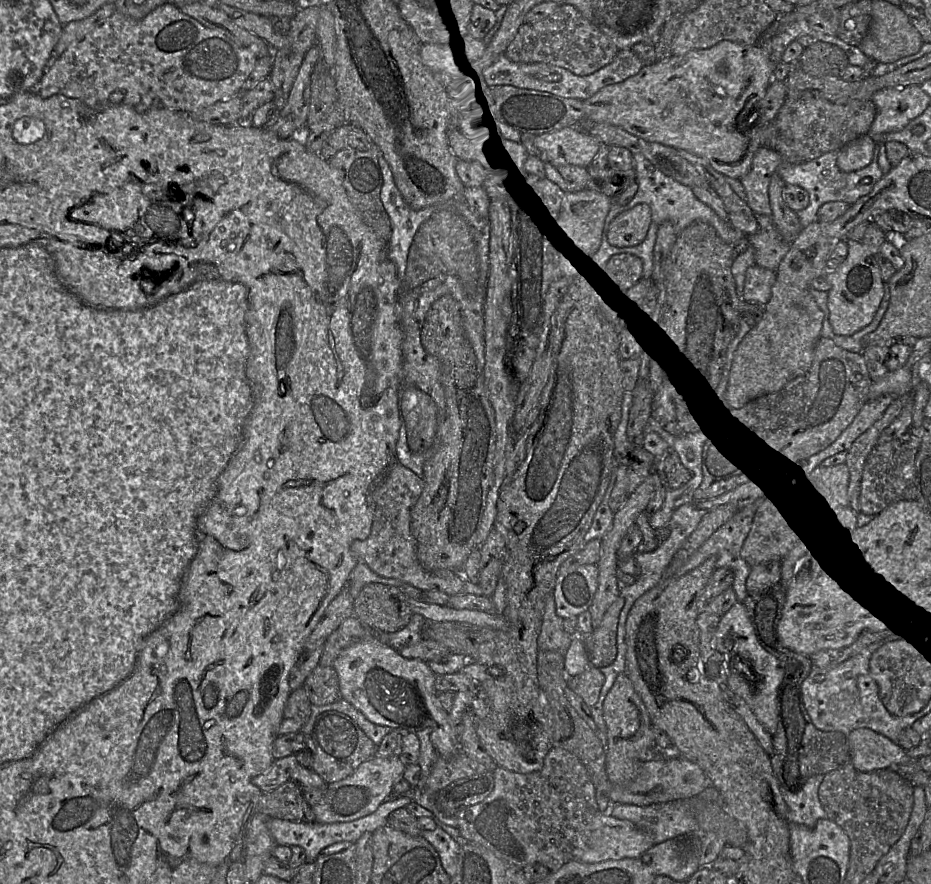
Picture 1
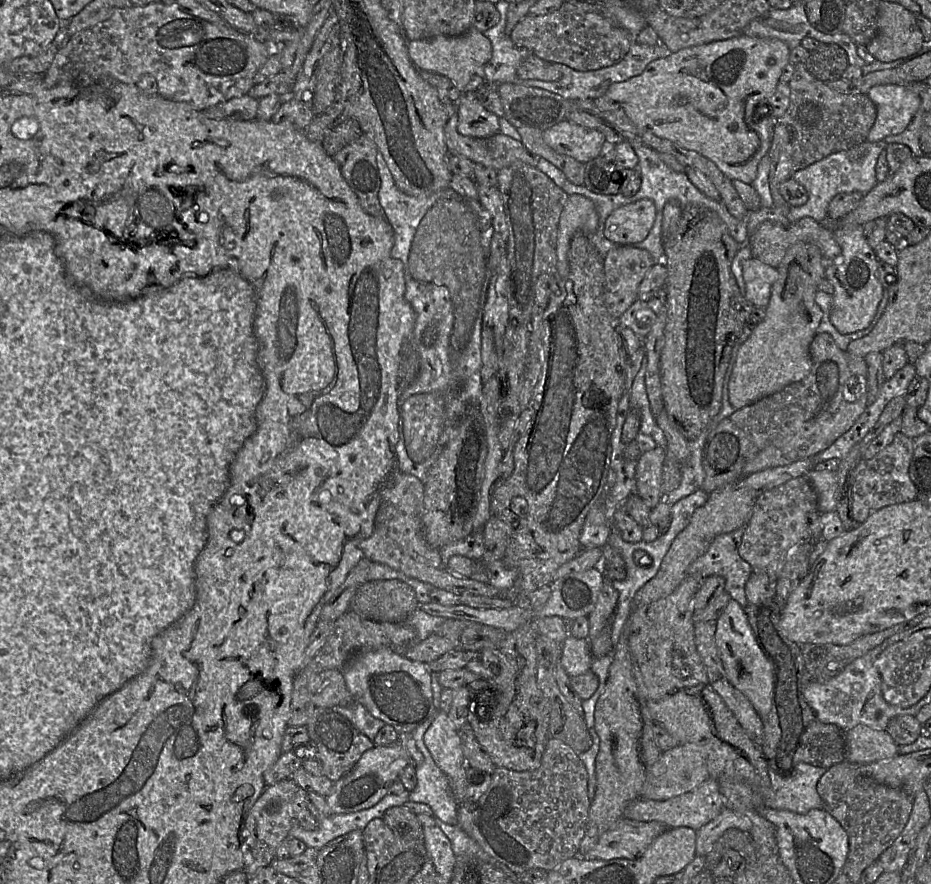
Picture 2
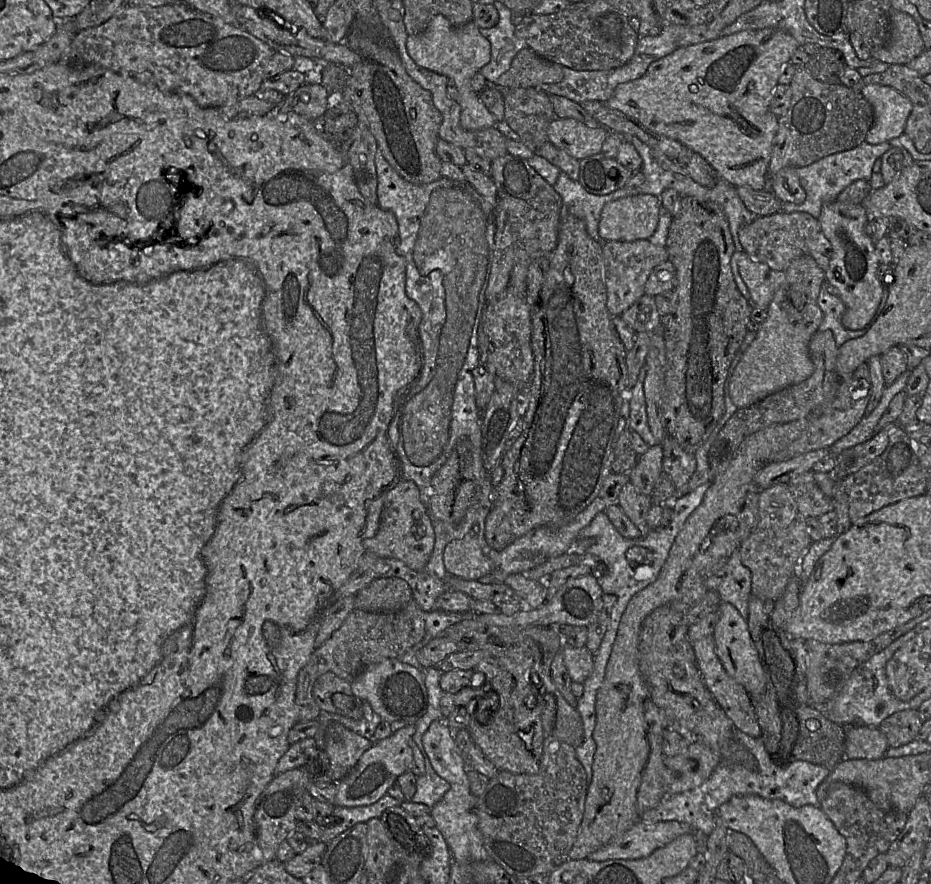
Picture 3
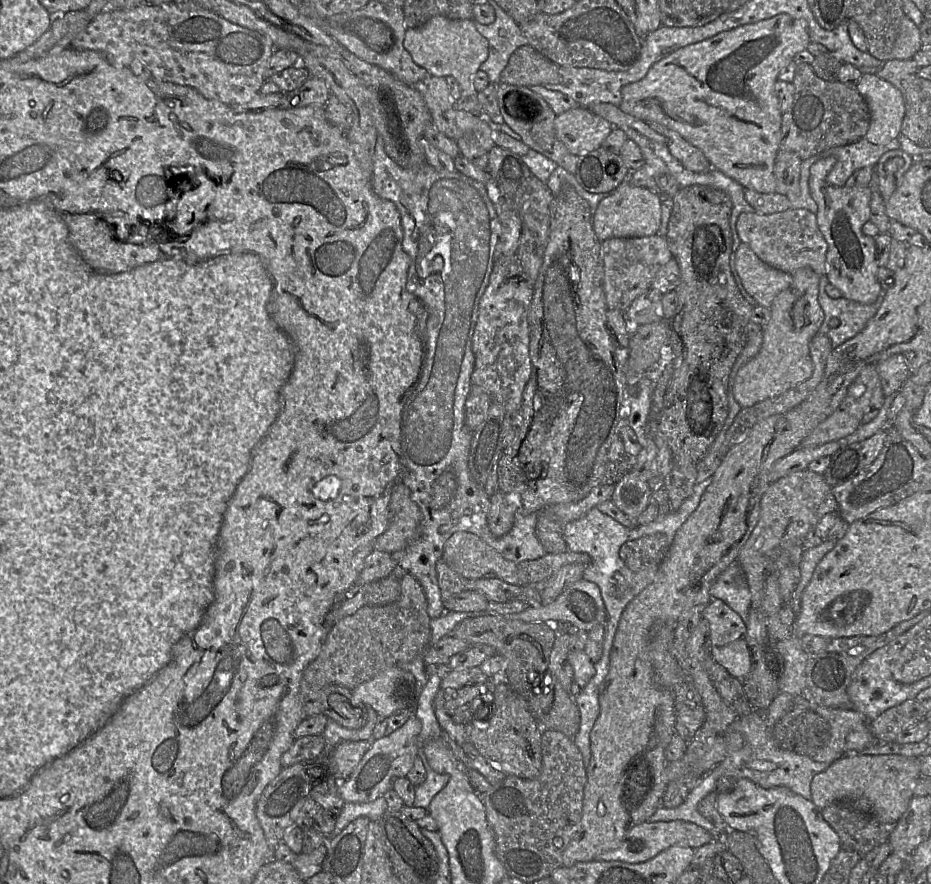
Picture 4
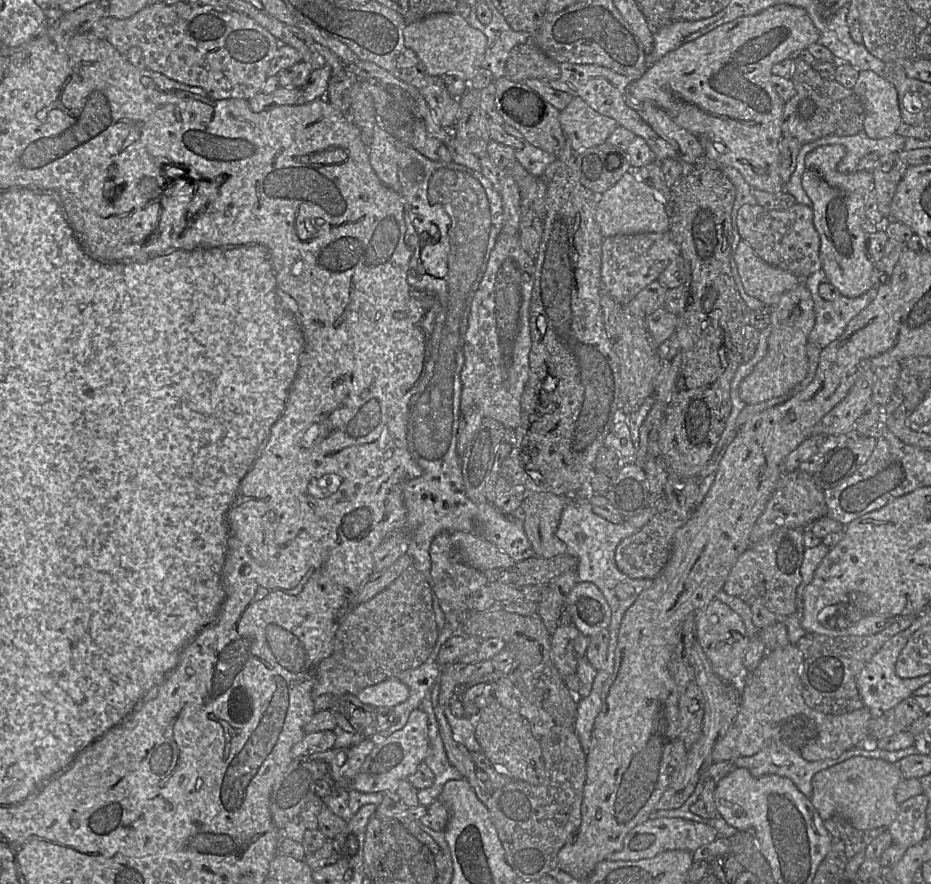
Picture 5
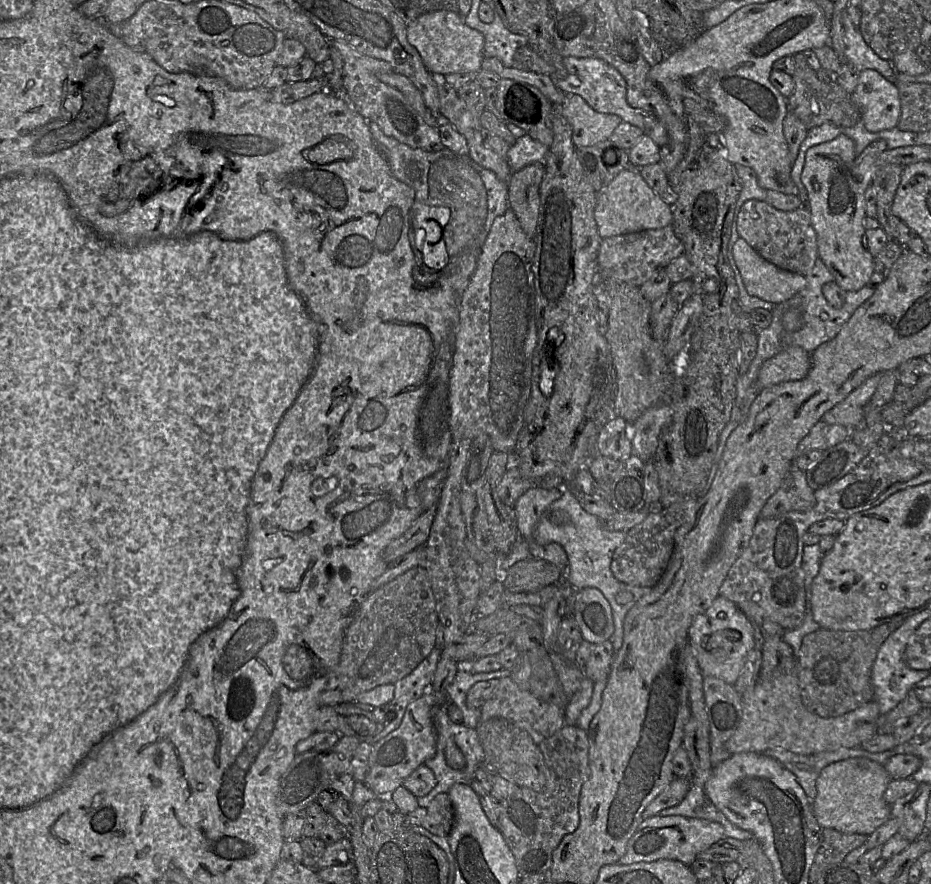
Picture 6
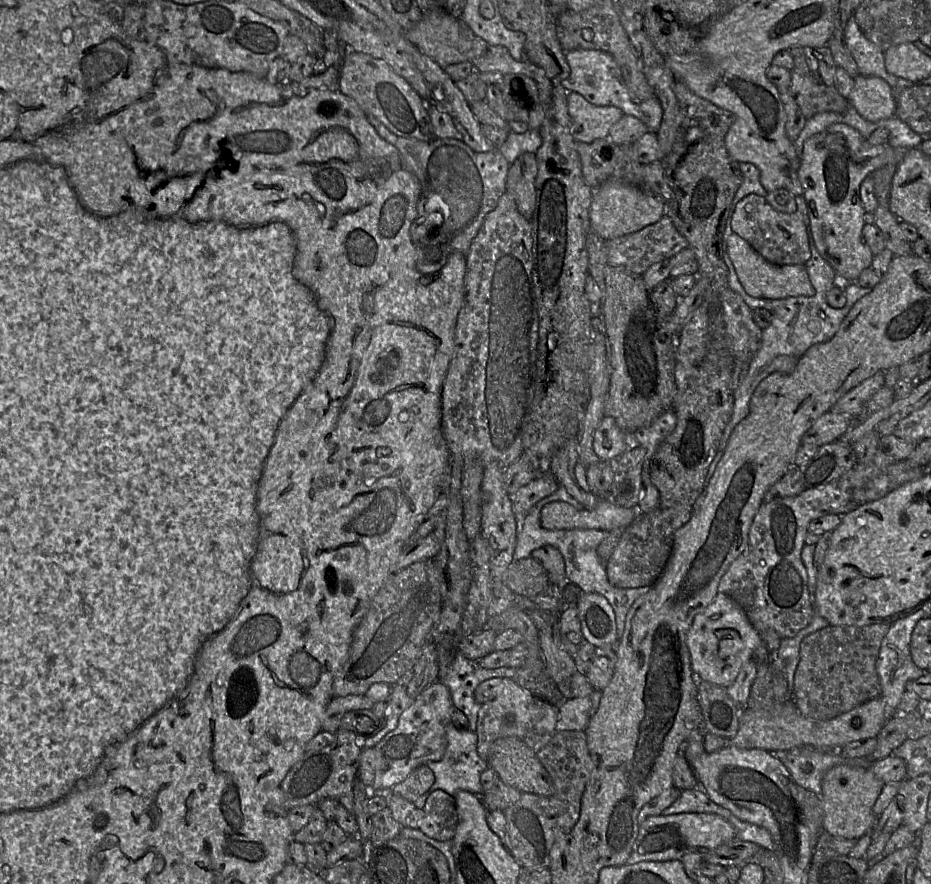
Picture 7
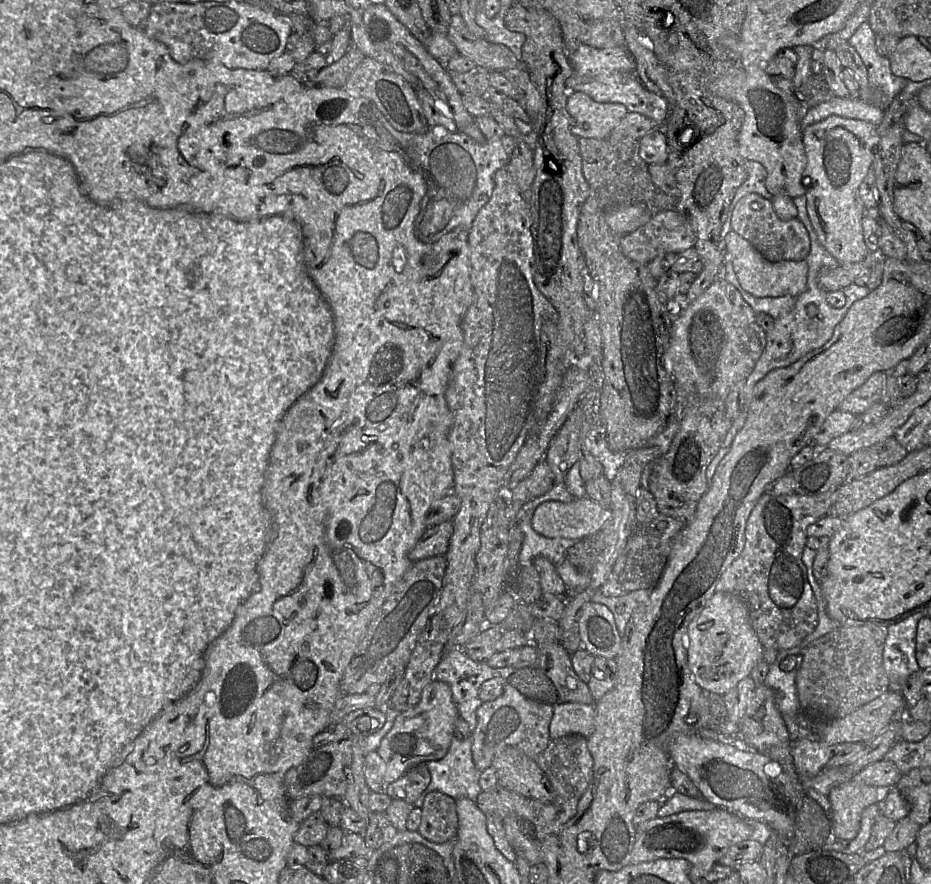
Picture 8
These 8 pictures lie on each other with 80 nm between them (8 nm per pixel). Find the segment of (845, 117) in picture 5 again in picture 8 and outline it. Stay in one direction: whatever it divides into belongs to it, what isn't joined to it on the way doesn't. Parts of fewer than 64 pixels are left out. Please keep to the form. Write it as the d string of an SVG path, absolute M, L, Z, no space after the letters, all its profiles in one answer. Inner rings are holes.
M800 45L793 48L796 54L795 73L792 80L802 99L809 107L830 100L834 95L830 91L824 77L821 74L813 74L811 71L812 46Z

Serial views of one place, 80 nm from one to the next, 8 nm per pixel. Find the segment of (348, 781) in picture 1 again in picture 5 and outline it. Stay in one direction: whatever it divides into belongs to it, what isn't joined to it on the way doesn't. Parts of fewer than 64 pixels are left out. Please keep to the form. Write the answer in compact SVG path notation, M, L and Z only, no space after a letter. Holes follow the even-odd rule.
M417 708L410 713L402 729L374 744L359 773L351 781L349 790L363 793L395 792L399 782L415 773L428 754L428 716L421 708Z

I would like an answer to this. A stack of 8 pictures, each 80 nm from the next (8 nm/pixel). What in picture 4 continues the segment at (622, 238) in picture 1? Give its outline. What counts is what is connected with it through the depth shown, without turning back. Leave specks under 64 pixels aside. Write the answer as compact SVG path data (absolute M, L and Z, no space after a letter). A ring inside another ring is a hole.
M629 180L621 183L598 204L593 215L593 228L601 241L610 238L645 237L657 234L661 224L662 197L646 187L635 186Z

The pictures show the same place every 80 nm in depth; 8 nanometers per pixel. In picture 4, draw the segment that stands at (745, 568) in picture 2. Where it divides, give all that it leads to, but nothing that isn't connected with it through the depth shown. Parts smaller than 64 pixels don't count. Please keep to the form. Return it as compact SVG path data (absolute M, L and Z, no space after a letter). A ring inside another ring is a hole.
M735 561L724 570L710 587L712 599L725 602L748 625L751 609L751 593L745 580L745 573L739 563Z

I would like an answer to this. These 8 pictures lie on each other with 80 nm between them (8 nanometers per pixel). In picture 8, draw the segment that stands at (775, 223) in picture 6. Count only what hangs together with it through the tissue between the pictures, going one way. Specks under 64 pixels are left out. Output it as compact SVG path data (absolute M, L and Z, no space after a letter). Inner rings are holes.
M756 193L742 197L731 210L730 228L770 262L802 261L810 251L811 242L804 224L797 217L781 220L775 213L772 202Z

